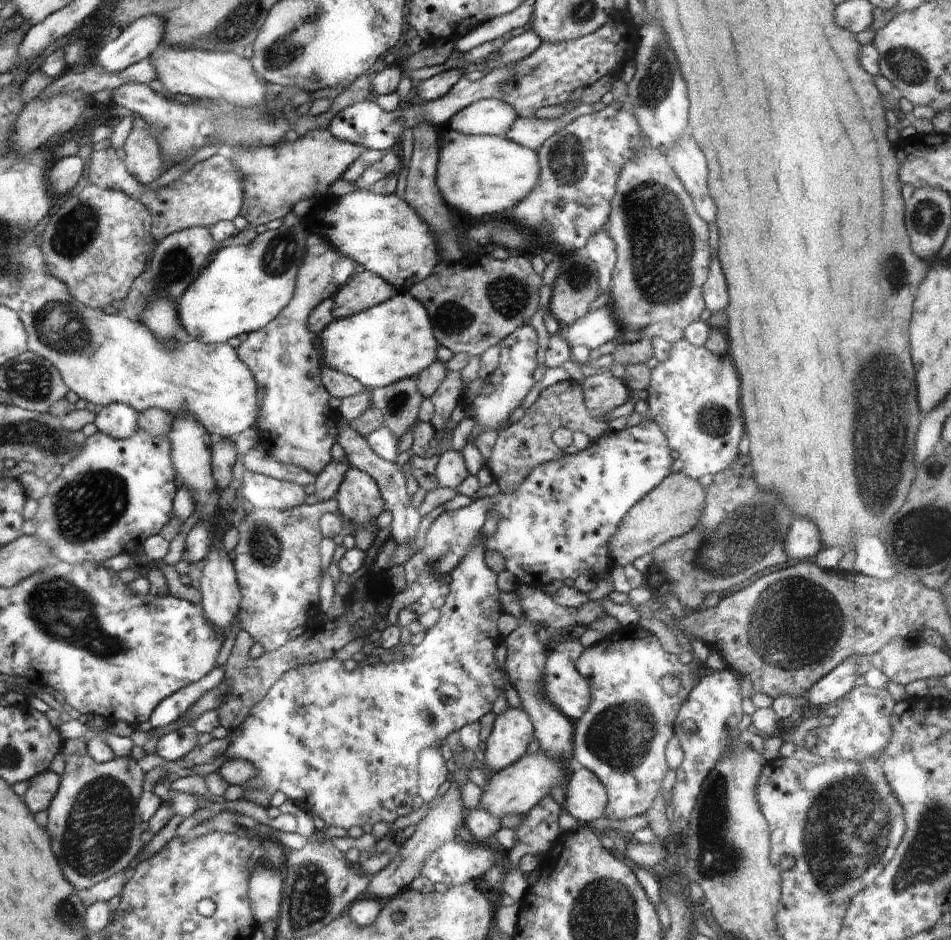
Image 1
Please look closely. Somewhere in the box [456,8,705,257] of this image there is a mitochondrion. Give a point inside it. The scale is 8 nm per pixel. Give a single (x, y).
(567, 159)

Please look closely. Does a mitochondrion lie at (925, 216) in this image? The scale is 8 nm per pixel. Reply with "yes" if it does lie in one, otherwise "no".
yes

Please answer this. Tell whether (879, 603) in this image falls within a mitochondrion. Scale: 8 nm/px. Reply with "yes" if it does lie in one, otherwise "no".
no

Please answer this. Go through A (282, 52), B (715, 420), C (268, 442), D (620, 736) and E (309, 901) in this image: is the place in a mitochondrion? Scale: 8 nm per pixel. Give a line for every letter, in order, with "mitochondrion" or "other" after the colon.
A: mitochondrion
B: mitochondrion
C: other
D: mitochondrion
E: mitochondrion

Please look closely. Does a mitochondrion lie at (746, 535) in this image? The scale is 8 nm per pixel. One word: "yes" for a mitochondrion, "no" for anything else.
yes

